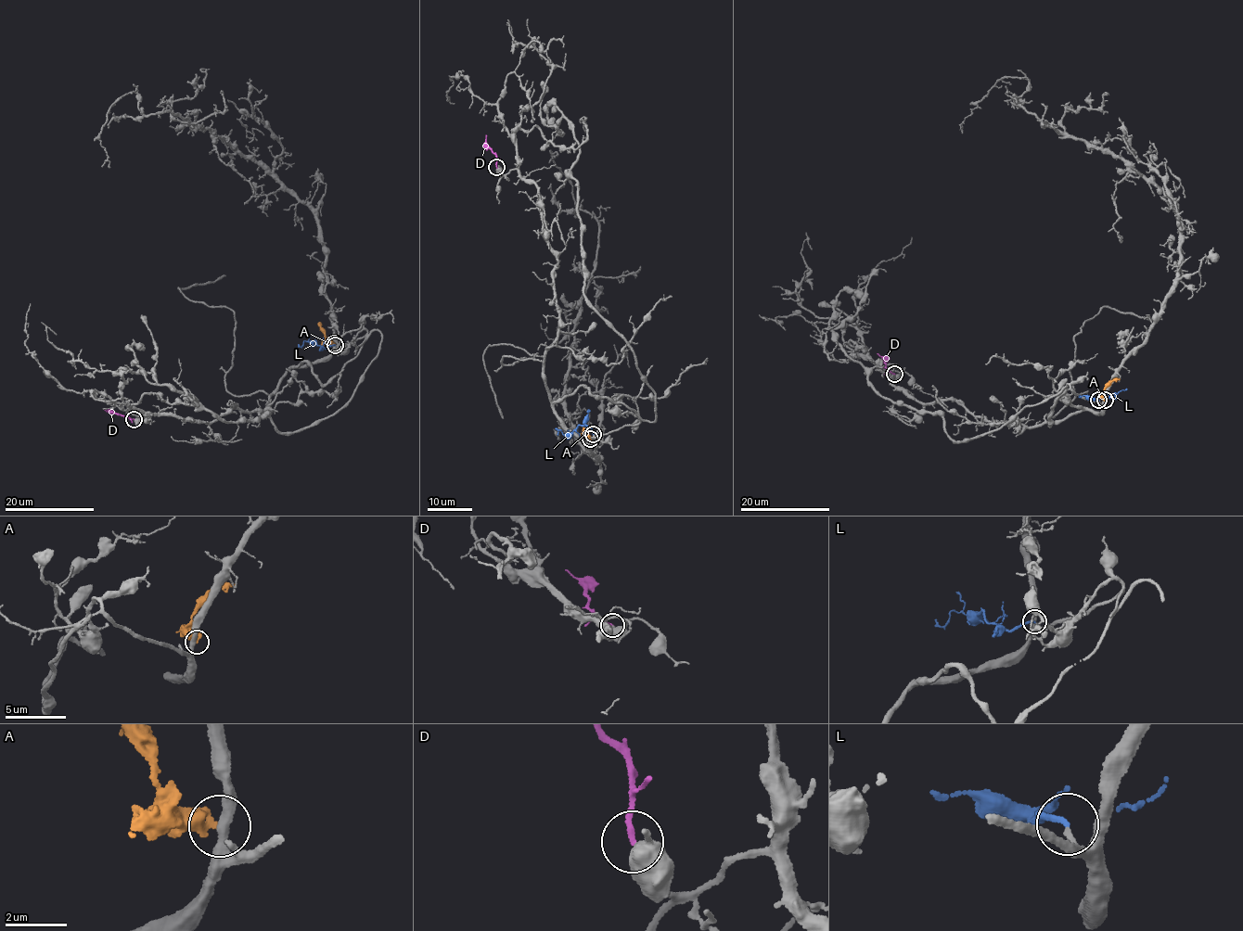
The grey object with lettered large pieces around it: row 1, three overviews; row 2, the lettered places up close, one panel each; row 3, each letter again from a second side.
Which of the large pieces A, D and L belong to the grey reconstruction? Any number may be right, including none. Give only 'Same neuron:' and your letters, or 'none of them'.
Same neuron: D, L

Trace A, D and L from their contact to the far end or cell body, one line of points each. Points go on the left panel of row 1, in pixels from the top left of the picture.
A: (334, 343), (328, 340), (320, 322)
D: (134, 419), (105, 410)
L: (335, 345), (325, 348), (308, 341), (304, 341), (301, 347), (298, 344)

